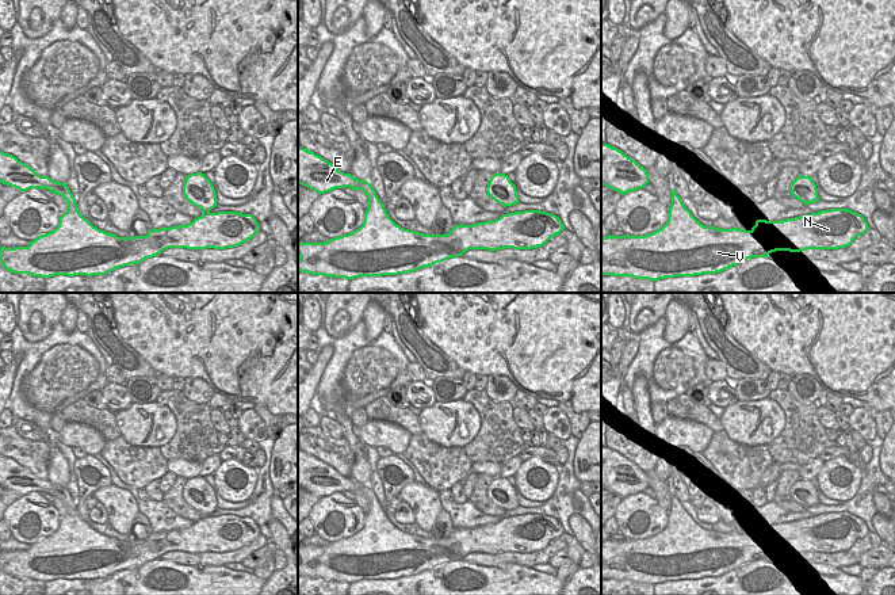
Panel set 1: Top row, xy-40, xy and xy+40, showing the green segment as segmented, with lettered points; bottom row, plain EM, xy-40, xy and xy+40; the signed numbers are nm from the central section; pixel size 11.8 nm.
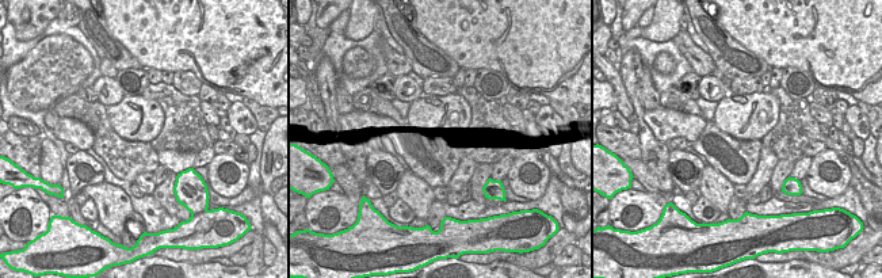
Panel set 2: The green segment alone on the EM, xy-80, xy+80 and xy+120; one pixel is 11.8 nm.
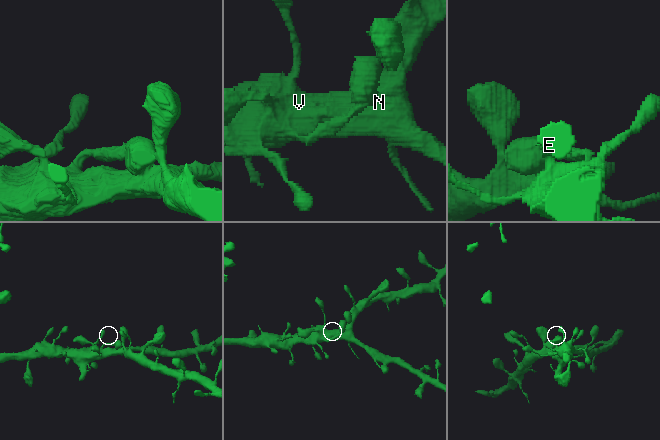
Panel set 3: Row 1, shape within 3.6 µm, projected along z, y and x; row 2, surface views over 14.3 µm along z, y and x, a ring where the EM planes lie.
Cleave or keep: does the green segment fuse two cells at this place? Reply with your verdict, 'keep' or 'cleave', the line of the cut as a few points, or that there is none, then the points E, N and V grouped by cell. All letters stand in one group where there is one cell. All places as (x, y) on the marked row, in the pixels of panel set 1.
keep; no cut; E N V

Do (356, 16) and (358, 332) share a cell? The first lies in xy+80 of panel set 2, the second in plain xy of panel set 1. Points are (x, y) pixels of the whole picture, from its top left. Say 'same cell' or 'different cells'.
different cells

